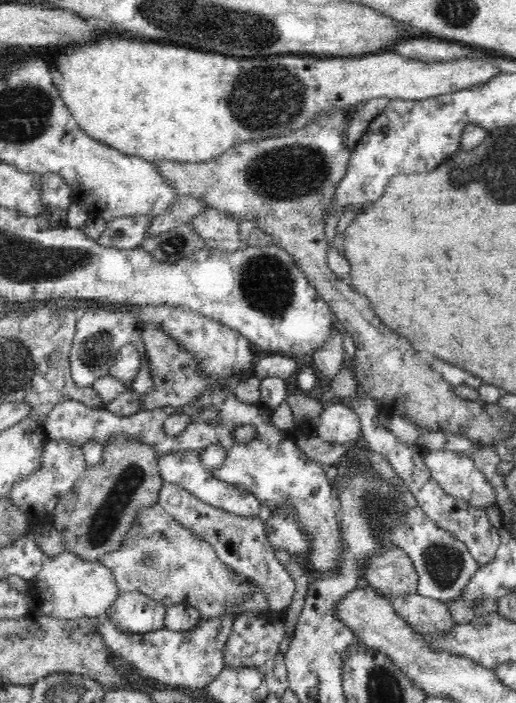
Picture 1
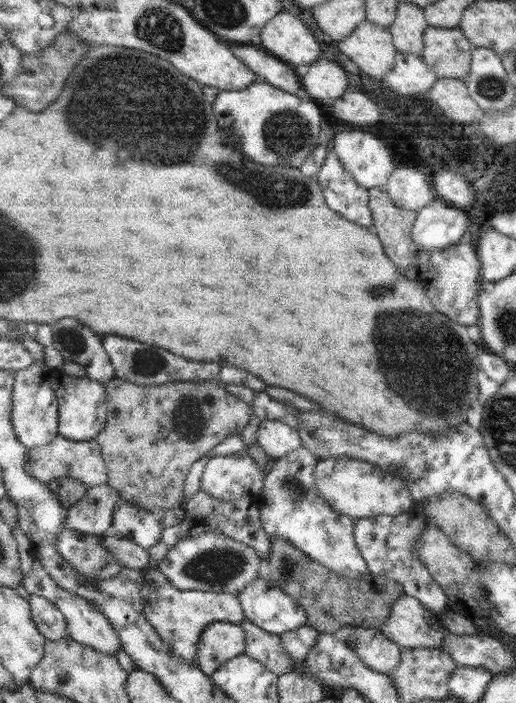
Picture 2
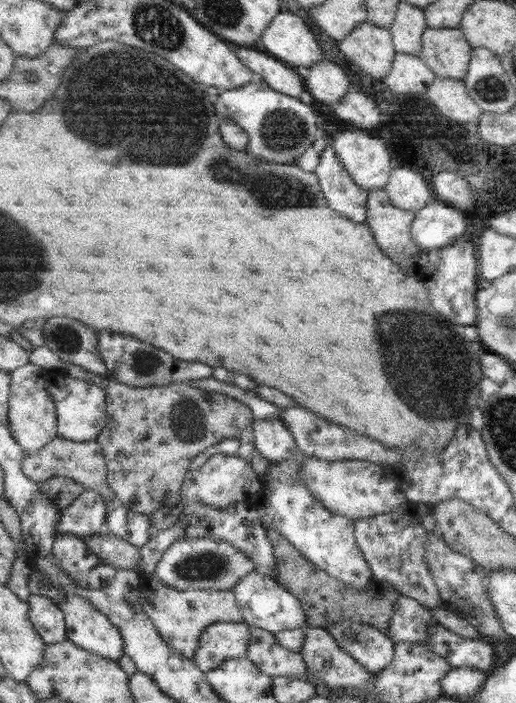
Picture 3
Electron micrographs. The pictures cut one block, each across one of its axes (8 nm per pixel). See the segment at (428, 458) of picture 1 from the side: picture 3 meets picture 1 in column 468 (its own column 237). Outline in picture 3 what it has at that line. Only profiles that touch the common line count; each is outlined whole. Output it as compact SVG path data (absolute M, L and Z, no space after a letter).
M213 455L201 470L186 470L182 483L182 507L200 500L215 508L229 508L238 502L244 502L251 494L257 494L264 485L263 477L259 478L255 474L251 463L237 455Z

